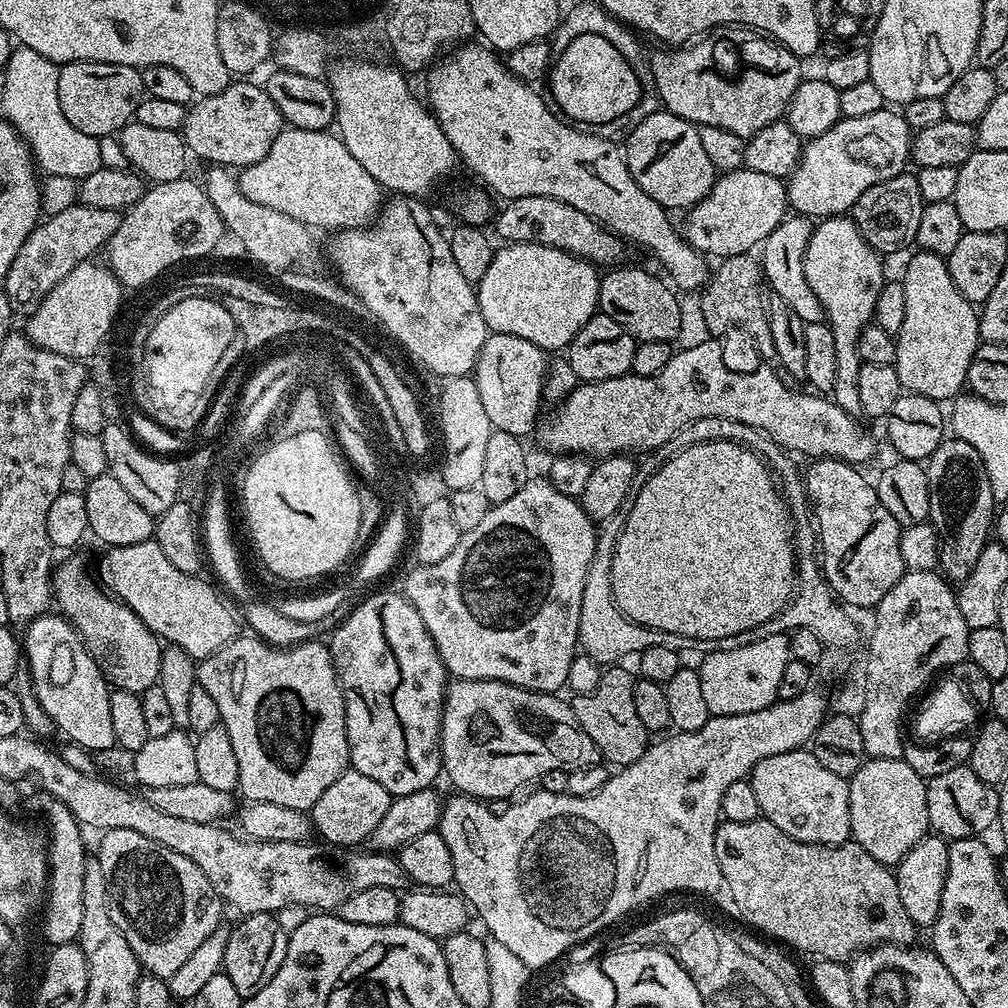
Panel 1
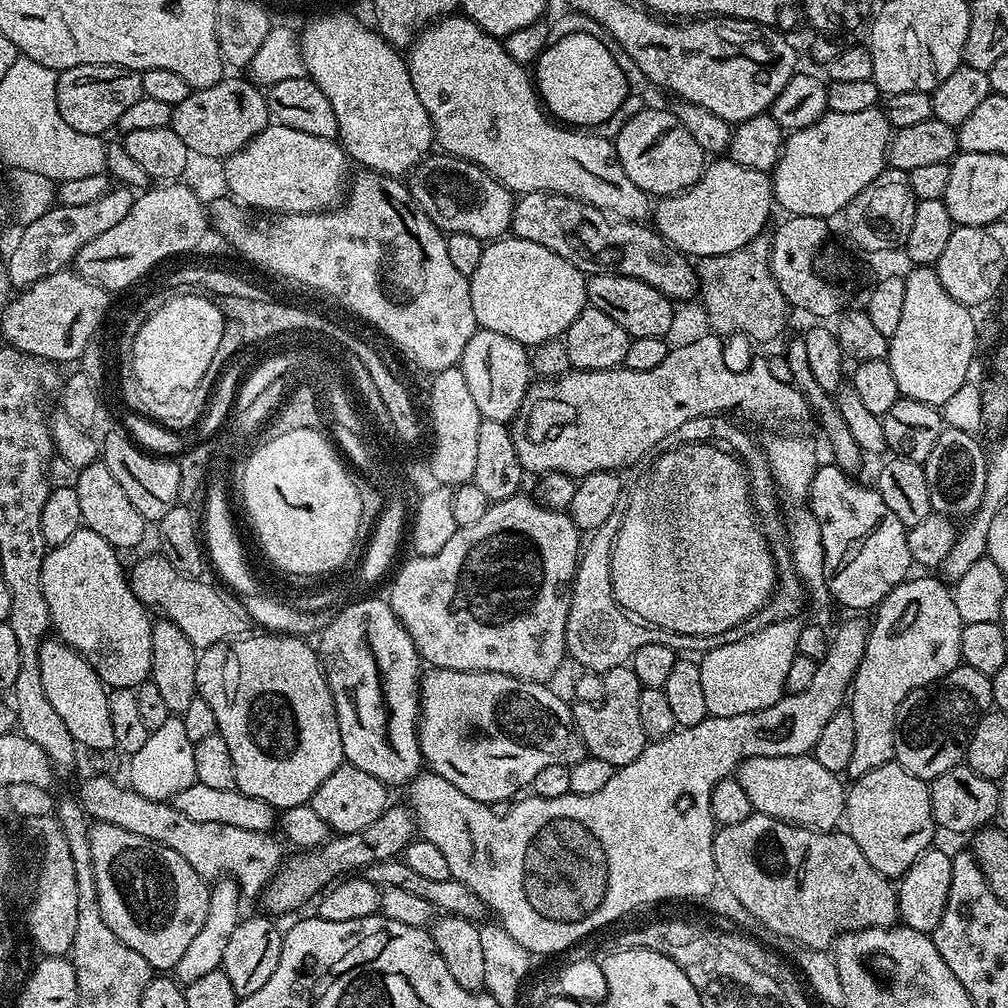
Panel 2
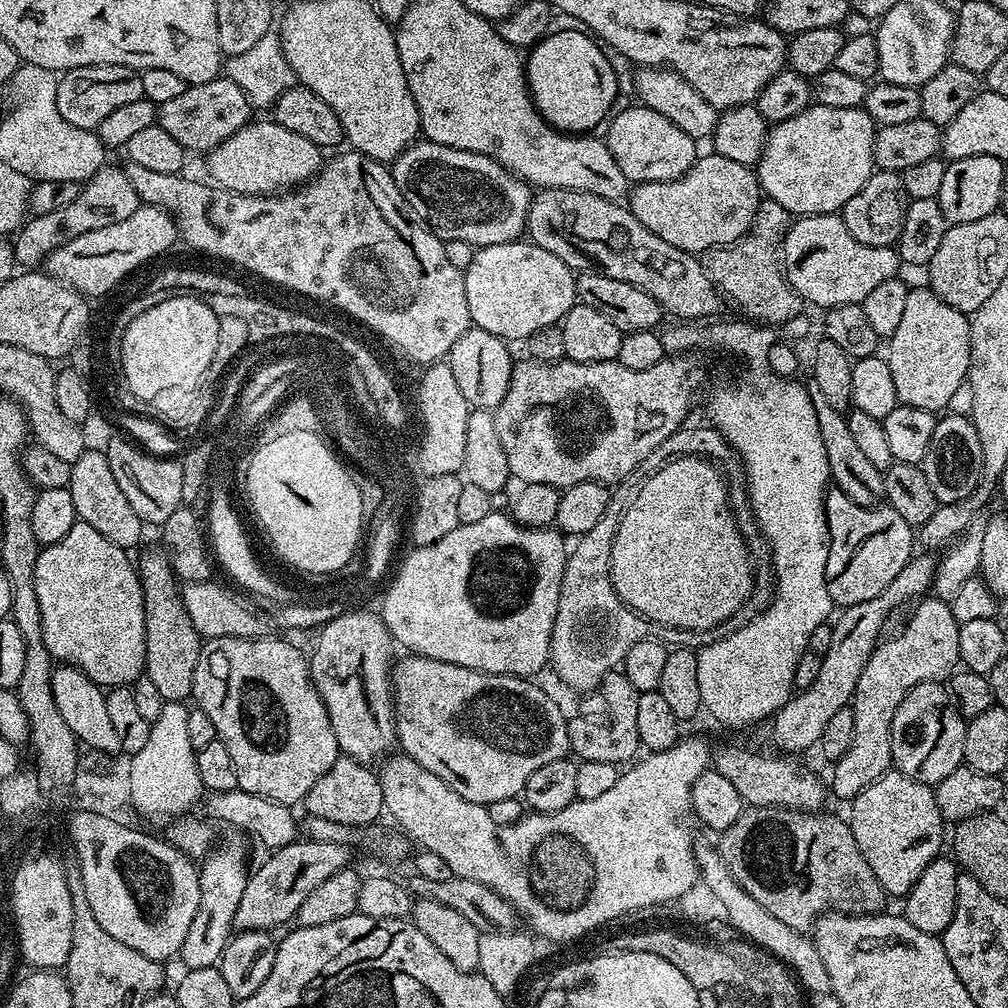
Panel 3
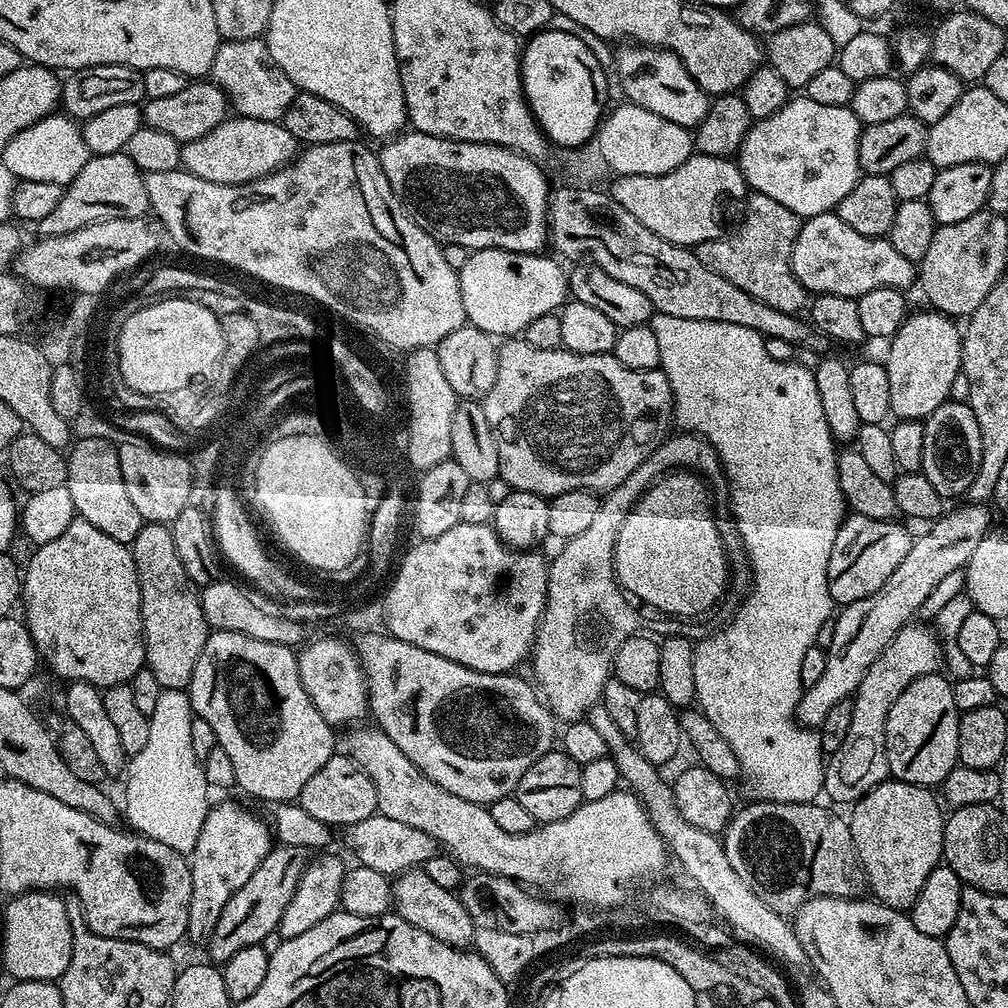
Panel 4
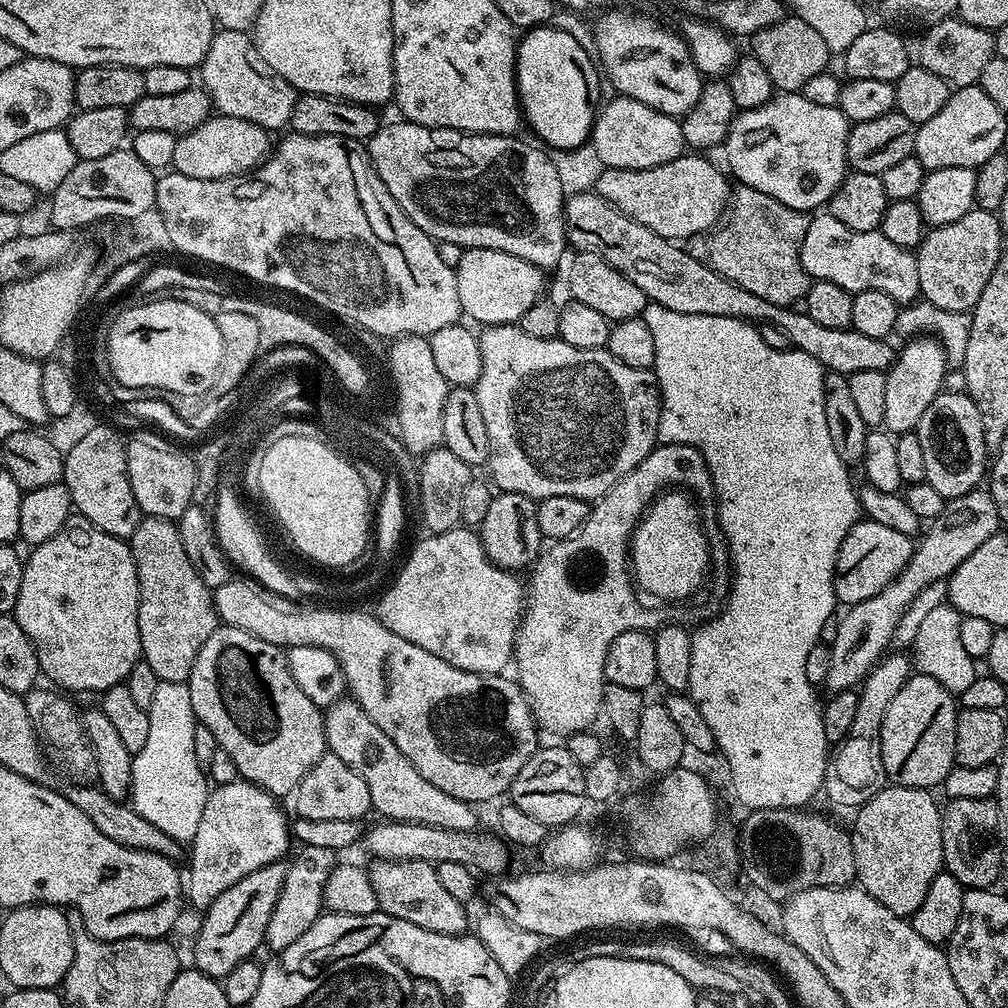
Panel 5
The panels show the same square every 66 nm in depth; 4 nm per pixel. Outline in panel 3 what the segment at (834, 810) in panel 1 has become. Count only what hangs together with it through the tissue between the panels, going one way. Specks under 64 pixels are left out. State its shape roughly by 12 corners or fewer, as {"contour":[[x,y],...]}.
{"contour":[[728,744],[714,771],[753,808],[820,810],[826,784]]}

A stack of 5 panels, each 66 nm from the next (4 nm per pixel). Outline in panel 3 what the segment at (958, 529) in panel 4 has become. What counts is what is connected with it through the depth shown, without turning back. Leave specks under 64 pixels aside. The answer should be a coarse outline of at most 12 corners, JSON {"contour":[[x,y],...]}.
{"contour":[[913,555],[878,594],[843,609],[809,688],[767,721],[788,752],[815,749],[851,705],[888,612],[932,587],[935,559]]}

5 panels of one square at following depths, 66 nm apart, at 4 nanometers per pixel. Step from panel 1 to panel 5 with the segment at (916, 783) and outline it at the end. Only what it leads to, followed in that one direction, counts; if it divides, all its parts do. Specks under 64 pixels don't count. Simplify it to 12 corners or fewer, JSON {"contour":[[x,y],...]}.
{"contour":[[885,786],[850,827],[859,887],[910,918],[944,868],[941,805]]}

